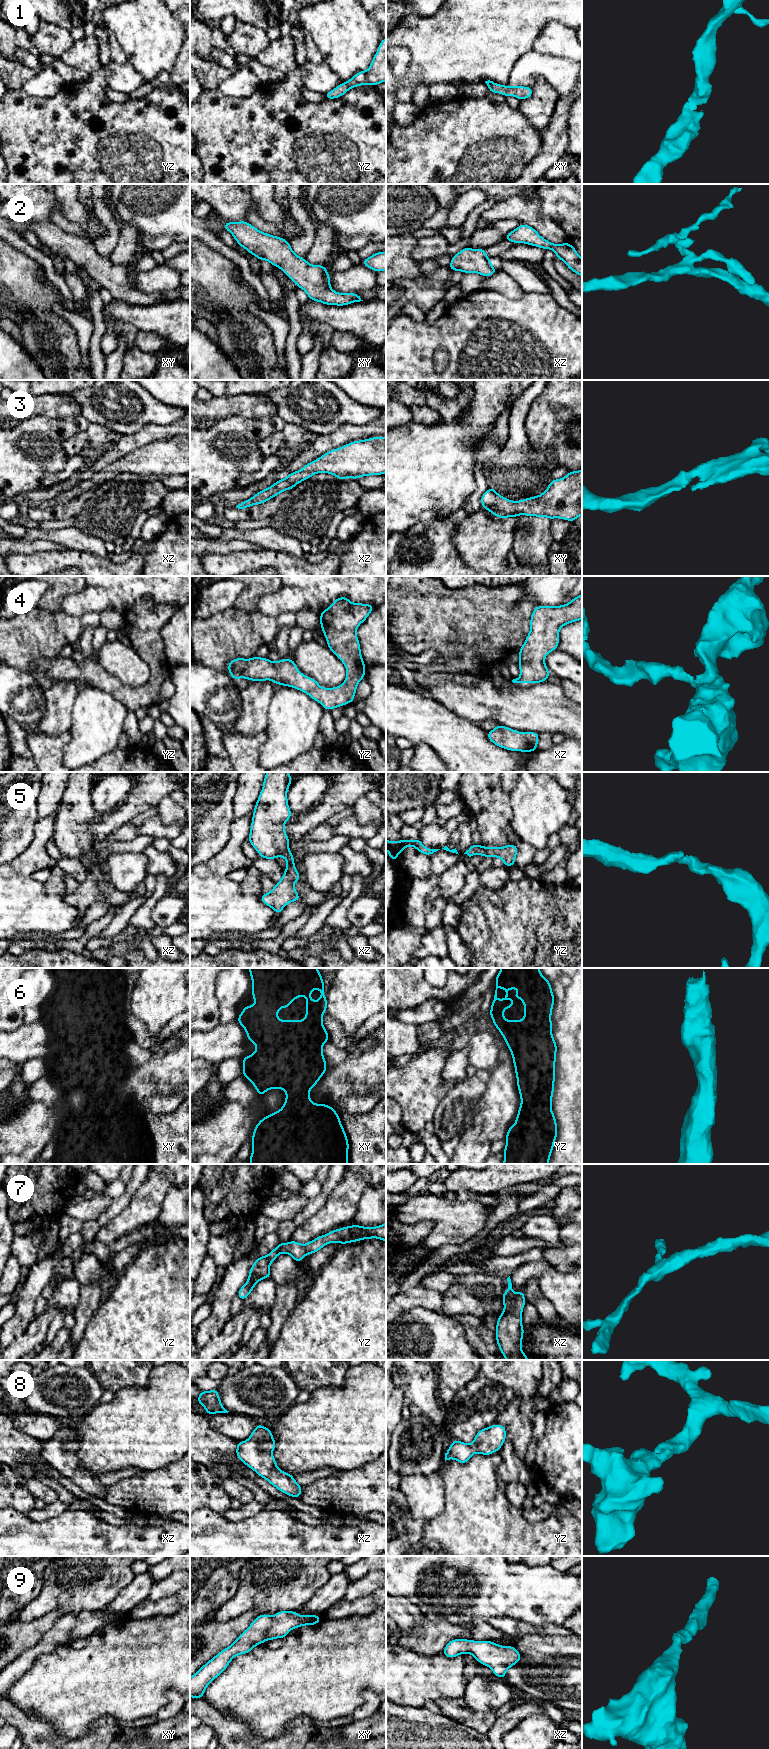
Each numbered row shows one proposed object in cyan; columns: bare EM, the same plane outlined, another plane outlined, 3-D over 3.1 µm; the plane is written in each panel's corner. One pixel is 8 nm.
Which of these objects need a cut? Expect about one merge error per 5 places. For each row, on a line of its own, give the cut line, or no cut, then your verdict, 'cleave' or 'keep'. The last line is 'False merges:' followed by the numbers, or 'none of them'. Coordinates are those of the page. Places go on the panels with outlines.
1: no cut; keep
2: no cut; keep
3: no cut; keep
4: no cut; keep
5: no cut; keep
6: no cut; keep
7: no cut; keep
8: no cut; keep
9: no cut; keep
False merges: none of them

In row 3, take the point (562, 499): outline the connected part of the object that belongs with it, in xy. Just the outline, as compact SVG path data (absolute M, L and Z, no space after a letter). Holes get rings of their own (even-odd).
M582 469L569 471L561 479L553 479L540 495L510 501L491 486L481 496L482 508L497 518L518 515L560 518L571 523L582 515Z

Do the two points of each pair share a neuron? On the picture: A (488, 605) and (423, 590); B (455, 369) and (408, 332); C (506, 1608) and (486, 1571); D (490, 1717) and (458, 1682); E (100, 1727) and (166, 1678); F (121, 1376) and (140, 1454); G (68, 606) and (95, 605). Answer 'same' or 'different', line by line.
A: same
B: same
C: same
D: different
E: different
F: different
G: same

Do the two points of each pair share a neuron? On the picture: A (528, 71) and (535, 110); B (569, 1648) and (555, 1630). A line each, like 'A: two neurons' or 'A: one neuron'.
A: two neurons
B: two neurons

